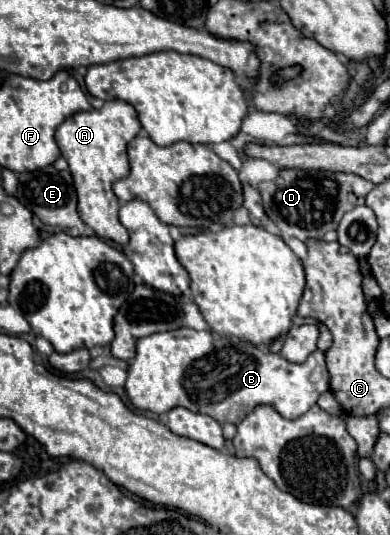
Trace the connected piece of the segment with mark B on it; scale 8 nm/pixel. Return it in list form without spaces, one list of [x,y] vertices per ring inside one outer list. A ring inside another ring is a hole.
[[[180,327],[174,331],[154,333],[136,341],[136,357],[128,369],[126,393],[138,409],[148,409],[154,413],[166,413],[172,407],[186,407],[196,413],[214,417],[218,423],[238,425],[256,405],[272,405],[286,419],[296,419],[304,415],[318,397],[330,389],[328,369],[322,351],[314,351],[302,365],[288,363],[278,353],[262,353],[256,345],[240,341],[236,337],[222,337],[222,347],[212,337],[210,331],[196,331],[190,327]]]

